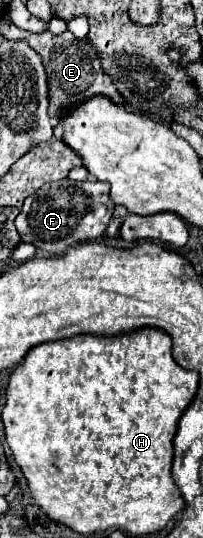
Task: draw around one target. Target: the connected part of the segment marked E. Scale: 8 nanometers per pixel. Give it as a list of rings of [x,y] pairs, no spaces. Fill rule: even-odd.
[[[23,31],[21,39],[27,41],[43,57],[43,65],[45,65],[47,81],[49,81],[49,117],[59,119],[59,117],[63,117],[63,113],[69,113],[69,109],[73,109],[73,105],[79,105],[95,95],[109,97],[117,105],[123,103],[111,77],[107,73],[103,73],[95,47],[87,39],[75,39],[75,35],[71,31],[65,31],[59,35],[53,35],[49,31],[33,35],[33,33]]]

